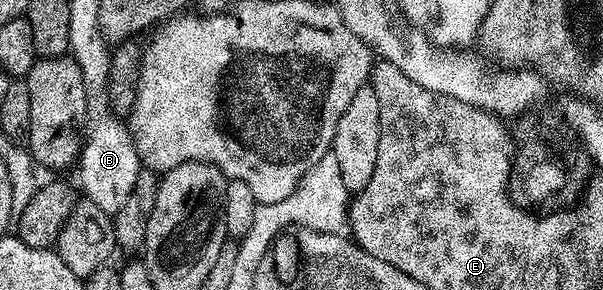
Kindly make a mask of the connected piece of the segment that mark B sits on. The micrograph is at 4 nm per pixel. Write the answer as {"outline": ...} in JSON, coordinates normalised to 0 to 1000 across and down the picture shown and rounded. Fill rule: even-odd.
{"outline":[[[197,407],[182,410],[161,417],[153,434],[151,459],[148,441],[134,497],[128,583],[131,579],[129,631],[134,638],[136,672],[167,710],[167,724],[187,738],[201,724],[201,710],[207,710],[207,683],[214,683],[214,655],[221,655],[221,628],[227,628],[234,569],[209,424]]]}

